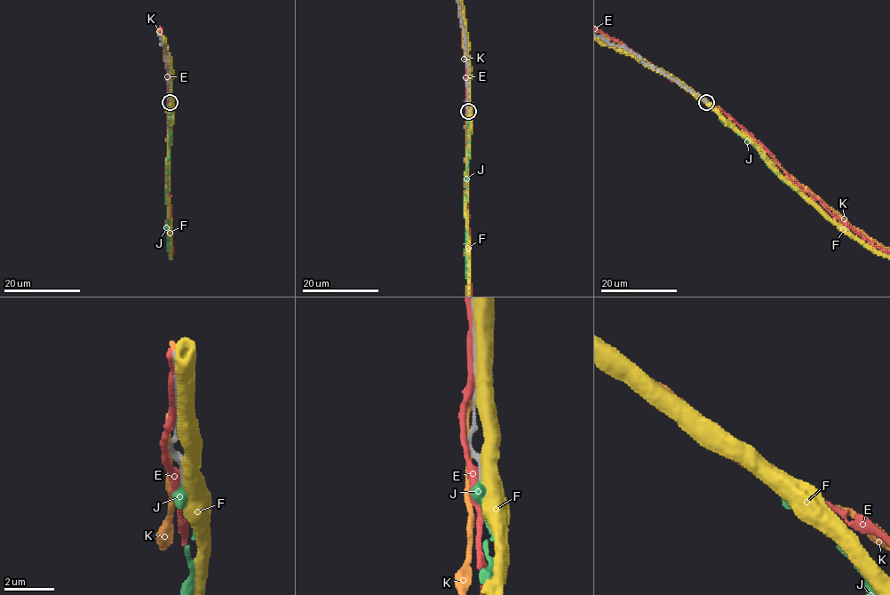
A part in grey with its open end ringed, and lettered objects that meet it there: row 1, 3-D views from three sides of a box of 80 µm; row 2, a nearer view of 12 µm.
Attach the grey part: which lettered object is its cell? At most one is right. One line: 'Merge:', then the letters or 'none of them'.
Merge: J

